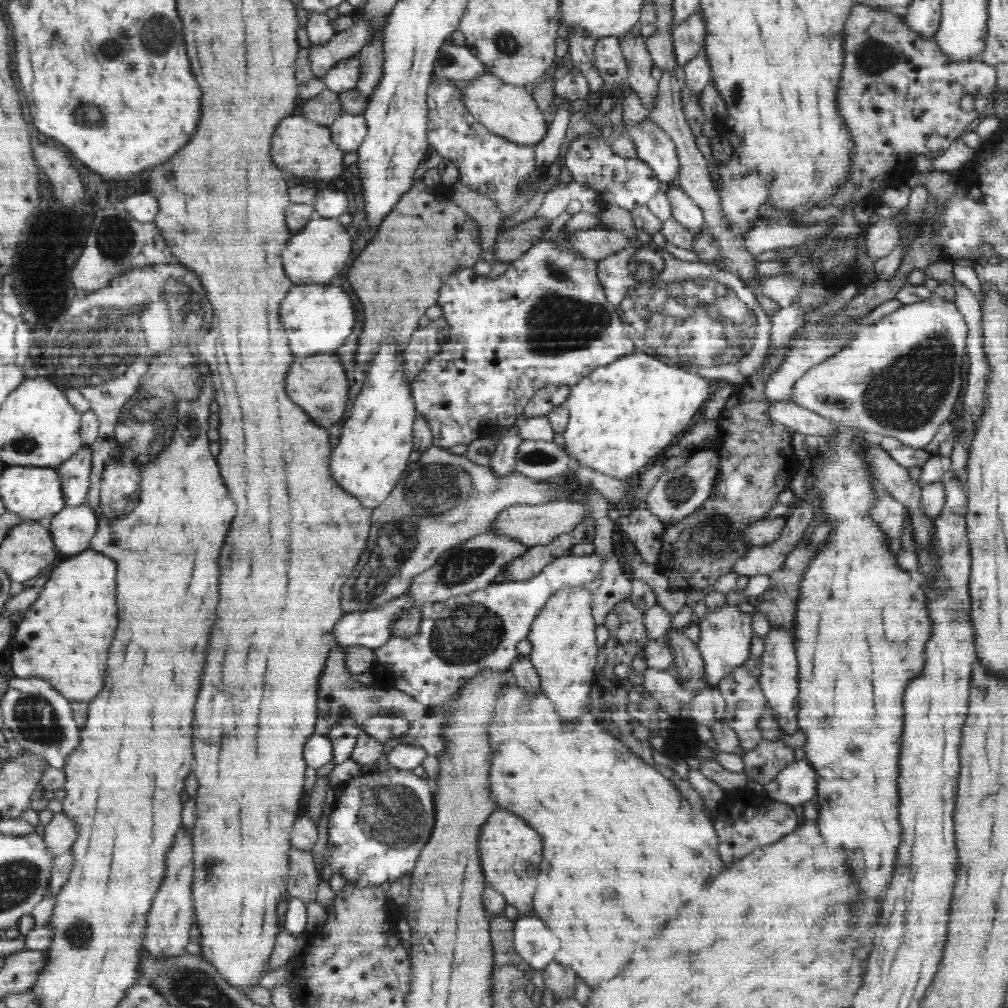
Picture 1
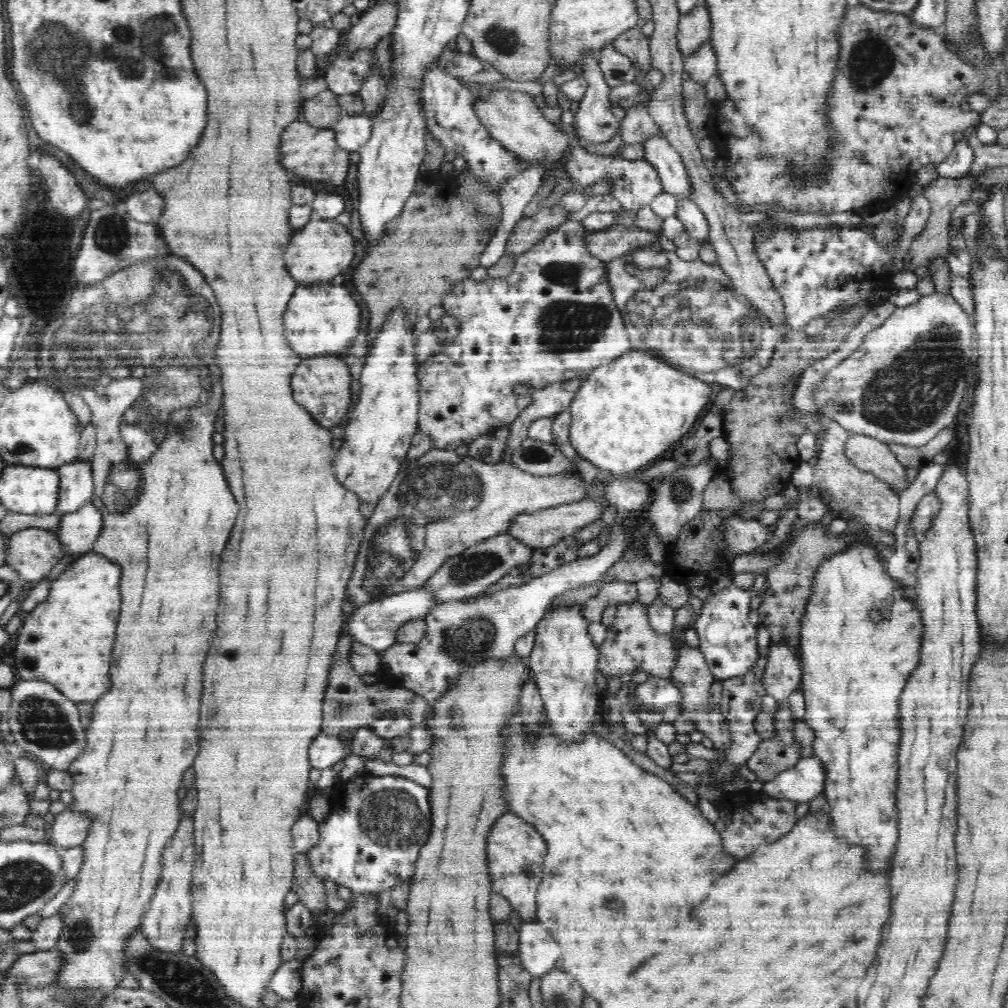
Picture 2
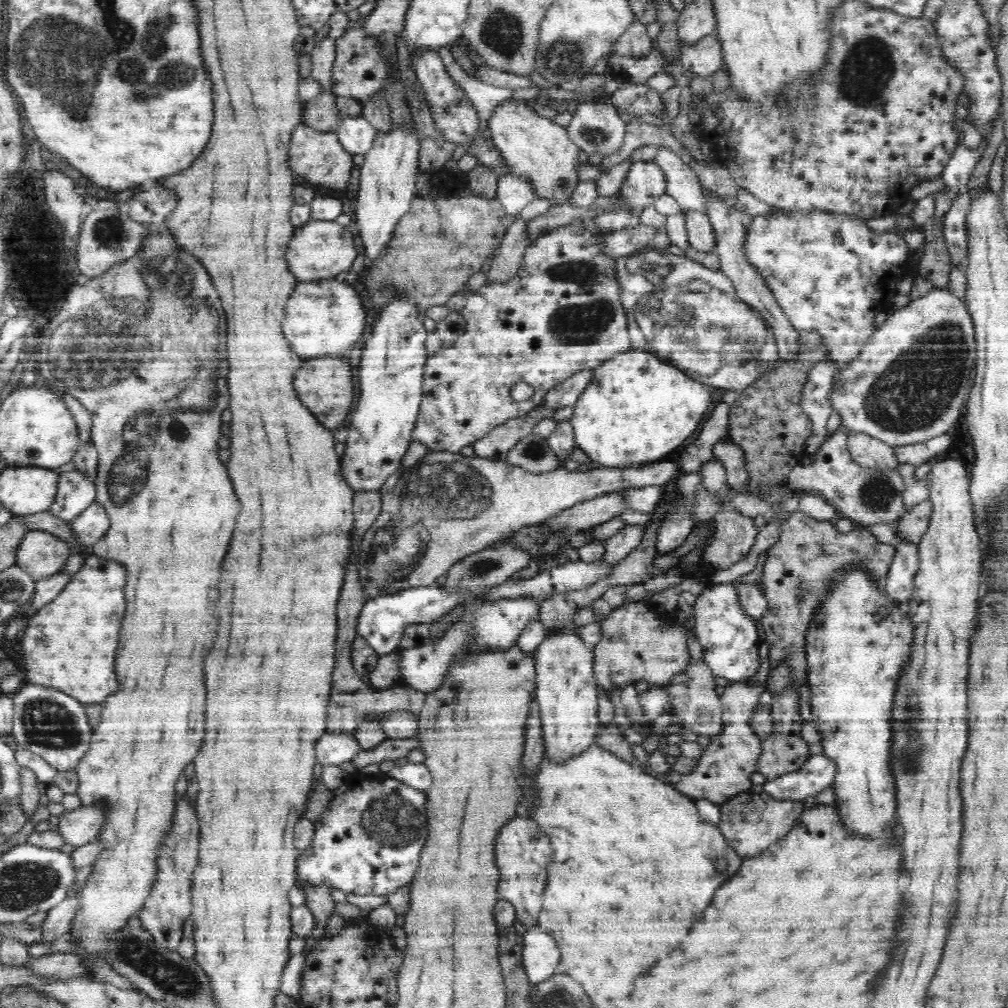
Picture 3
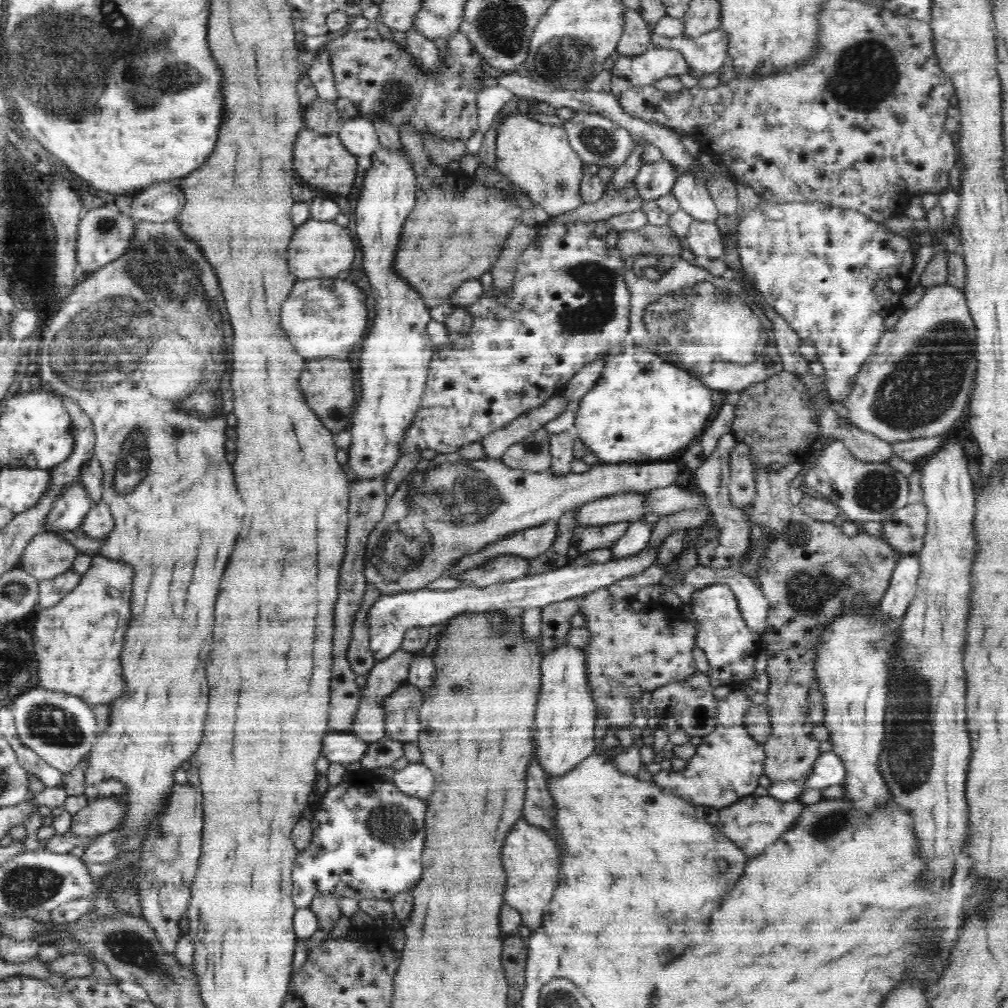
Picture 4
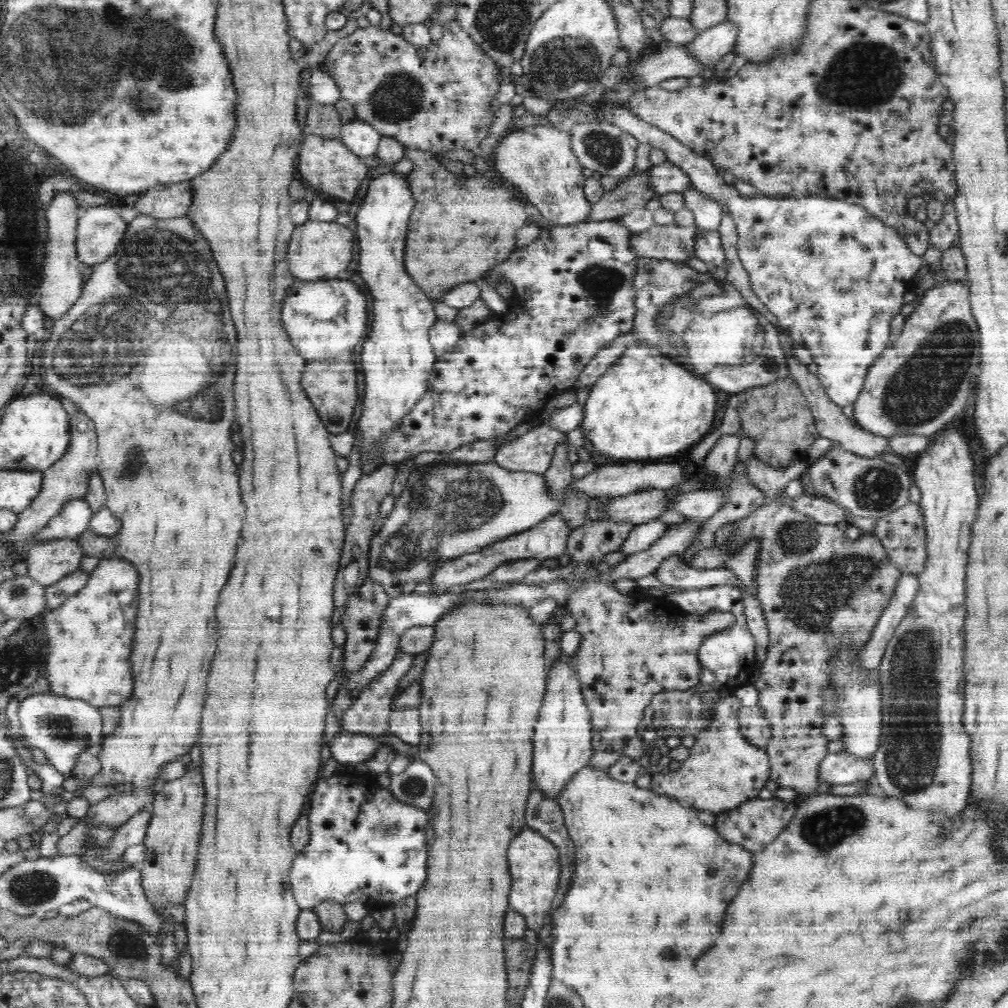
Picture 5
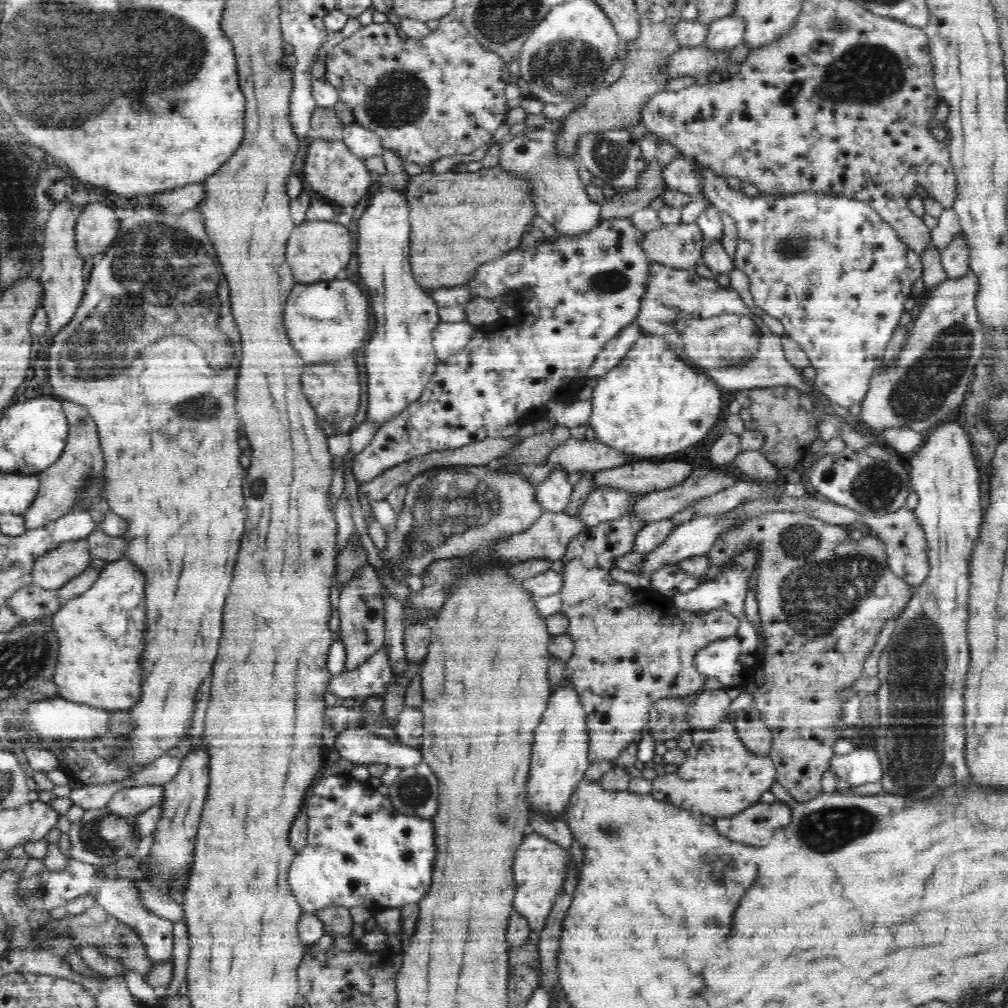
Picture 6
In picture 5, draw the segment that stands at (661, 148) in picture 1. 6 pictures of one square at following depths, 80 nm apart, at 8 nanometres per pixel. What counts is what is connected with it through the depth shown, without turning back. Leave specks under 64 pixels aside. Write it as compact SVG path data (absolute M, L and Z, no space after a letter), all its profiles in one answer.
M684 189L682 192L684 197L684 207L693 212L695 224L704 232L711 232L719 228L721 218L723 217L723 208L718 202L710 201L698 189Z

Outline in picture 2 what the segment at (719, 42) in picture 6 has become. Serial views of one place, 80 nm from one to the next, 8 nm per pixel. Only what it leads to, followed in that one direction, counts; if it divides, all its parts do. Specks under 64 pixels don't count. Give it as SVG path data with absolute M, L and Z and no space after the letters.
M705 41L692 55L684 56L684 71L689 78L706 85L712 74L717 74L719 60L711 41Z

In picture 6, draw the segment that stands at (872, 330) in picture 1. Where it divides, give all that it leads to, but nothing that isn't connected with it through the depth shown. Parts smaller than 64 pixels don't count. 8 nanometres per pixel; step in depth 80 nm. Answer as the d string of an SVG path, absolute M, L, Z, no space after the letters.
M971 271L932 288L907 328L908 337L892 366L876 369L860 406L859 420L880 435L889 429L932 430L950 411L960 409L976 365L984 355L987 329L976 305L978 277Z

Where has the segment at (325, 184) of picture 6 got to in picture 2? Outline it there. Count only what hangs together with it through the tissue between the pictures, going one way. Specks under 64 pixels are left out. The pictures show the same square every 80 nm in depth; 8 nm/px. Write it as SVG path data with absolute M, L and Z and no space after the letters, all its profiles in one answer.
M304 120L296 121L284 130L280 143L282 165L288 167L289 173L298 174L302 178L330 182L334 186L340 186L354 168L348 161L350 152L338 146L332 129L316 128Z

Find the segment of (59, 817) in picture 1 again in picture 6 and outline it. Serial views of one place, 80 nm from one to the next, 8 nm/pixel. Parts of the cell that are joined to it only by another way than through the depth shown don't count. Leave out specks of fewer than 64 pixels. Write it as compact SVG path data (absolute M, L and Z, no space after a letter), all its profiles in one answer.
M163 784L120 789L108 800L105 809L108 814L116 816L137 815L159 804L163 794Z

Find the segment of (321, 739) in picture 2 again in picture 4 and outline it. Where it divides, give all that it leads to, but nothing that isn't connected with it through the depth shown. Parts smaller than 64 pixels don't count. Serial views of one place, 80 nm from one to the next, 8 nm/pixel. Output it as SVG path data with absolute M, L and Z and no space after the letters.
M332 733L324 735L322 756L330 763L343 764L347 767L355 767L366 752L369 743L360 740L354 733Z

